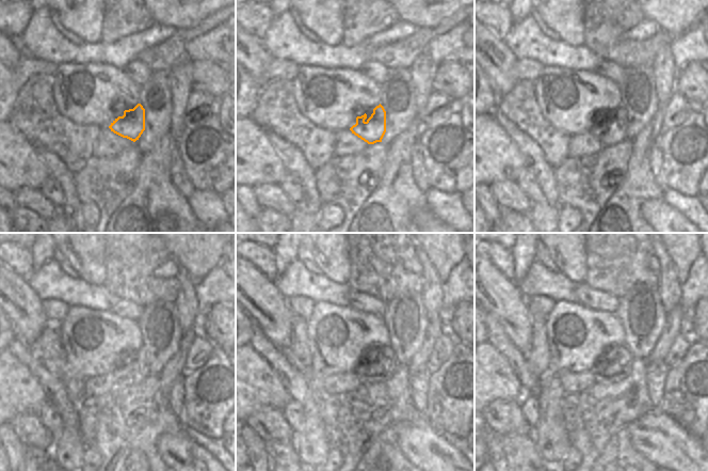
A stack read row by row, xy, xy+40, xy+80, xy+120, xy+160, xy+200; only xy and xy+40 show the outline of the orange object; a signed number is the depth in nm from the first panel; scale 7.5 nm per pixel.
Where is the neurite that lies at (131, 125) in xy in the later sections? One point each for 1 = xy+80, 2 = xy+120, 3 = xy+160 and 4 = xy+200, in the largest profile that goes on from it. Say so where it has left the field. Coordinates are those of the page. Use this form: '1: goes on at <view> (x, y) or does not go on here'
1: goes on at xy+80 (614, 131)
2: goes on at xy+120 (137, 371)
3: goes on at xy+160 (381, 365)
4: goes on at xy+200 (617, 367)

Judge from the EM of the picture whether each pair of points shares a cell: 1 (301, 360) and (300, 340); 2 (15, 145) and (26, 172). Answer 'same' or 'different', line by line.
1: same
2: same

